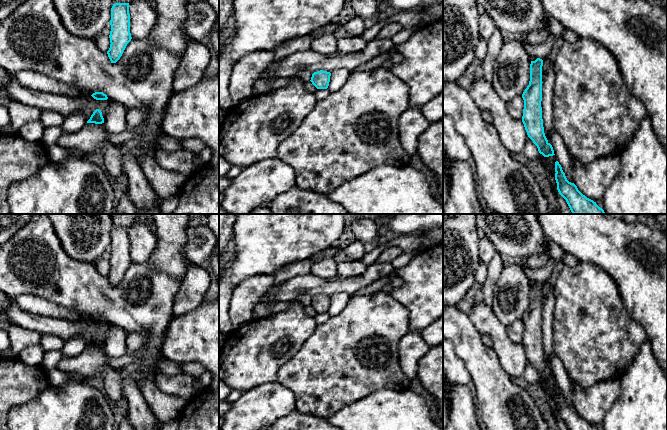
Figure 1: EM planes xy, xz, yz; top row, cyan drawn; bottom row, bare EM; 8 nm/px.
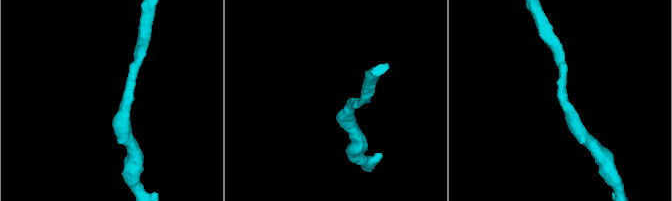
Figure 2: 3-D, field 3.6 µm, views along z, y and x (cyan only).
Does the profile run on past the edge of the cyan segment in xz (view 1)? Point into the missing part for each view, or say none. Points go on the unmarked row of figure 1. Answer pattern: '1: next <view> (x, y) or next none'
1: next none

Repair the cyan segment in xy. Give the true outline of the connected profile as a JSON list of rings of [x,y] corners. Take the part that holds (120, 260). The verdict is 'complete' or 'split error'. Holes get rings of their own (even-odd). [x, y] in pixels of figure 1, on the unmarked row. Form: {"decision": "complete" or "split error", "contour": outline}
{"decision": "complete", "contour": [[[115,227],[111,232],[110,272],[107,275],[111,287],[116,287],[131,265],[129,227]]]}

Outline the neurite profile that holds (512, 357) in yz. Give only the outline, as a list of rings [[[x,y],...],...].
[[[484,301],[475,303],[468,315],[480,334],[487,334],[491,337],[492,348],[499,357],[503,370],[512,379],[523,377],[528,363],[524,348],[522,344],[511,341],[506,326],[497,319],[492,307]]]

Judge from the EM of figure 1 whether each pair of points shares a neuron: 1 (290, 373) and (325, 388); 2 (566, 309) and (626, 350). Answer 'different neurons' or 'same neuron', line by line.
1: same neuron
2: same neuron

